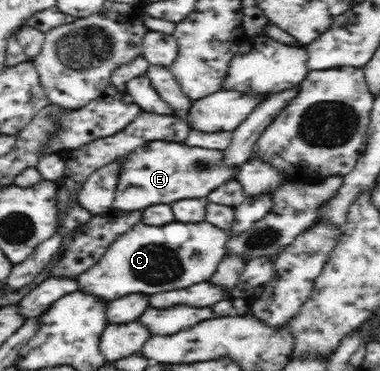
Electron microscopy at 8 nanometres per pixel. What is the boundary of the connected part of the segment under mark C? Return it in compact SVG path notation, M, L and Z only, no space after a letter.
M206 220L200 223L176 221L158 227L147 226L143 223L136 224L134 228L110 243L108 250L97 264L77 276L78 291L90 293L90 295L98 296L102 300L113 301L121 296L136 293L158 294L158 292L180 290L180 288L188 288L198 282L206 282L212 278L212 274L216 272L220 262L225 258L227 237L227 230L217 228Z

